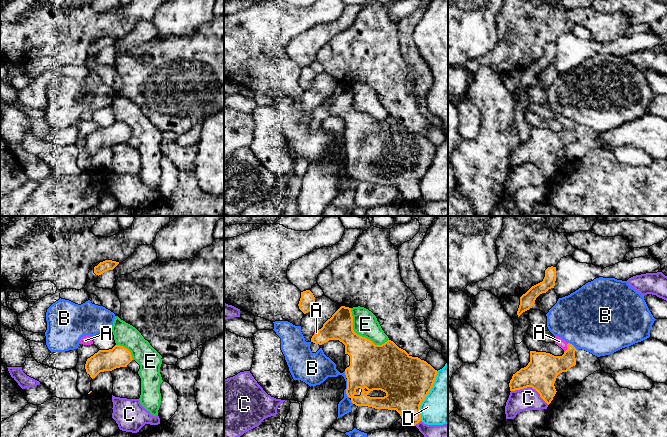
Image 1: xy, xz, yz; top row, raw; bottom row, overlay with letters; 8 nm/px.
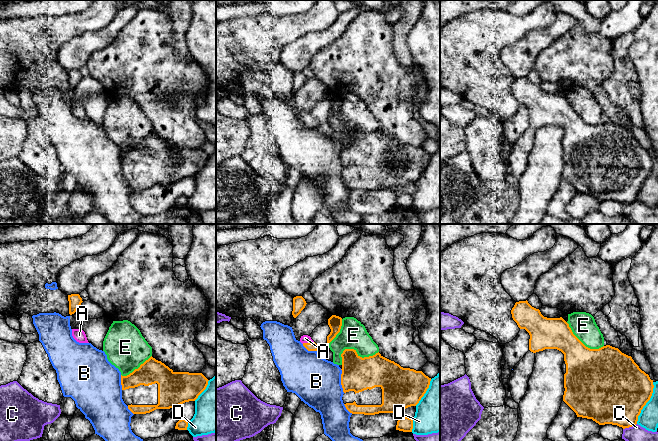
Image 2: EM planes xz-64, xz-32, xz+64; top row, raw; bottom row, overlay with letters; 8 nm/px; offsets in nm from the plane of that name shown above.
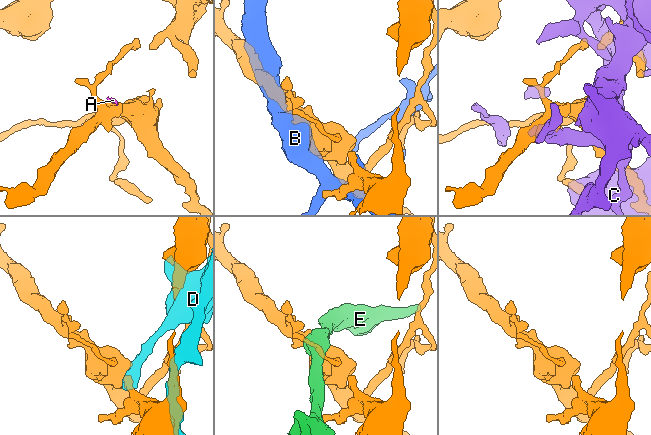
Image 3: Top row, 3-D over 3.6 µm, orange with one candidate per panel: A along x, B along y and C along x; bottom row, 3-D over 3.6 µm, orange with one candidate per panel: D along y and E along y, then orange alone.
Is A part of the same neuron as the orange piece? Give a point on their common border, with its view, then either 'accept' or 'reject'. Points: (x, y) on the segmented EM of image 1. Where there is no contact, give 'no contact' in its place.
contact yz (567, 348); accept

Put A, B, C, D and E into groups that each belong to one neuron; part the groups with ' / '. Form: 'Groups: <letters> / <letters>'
Groups: A / B / C / D / E

